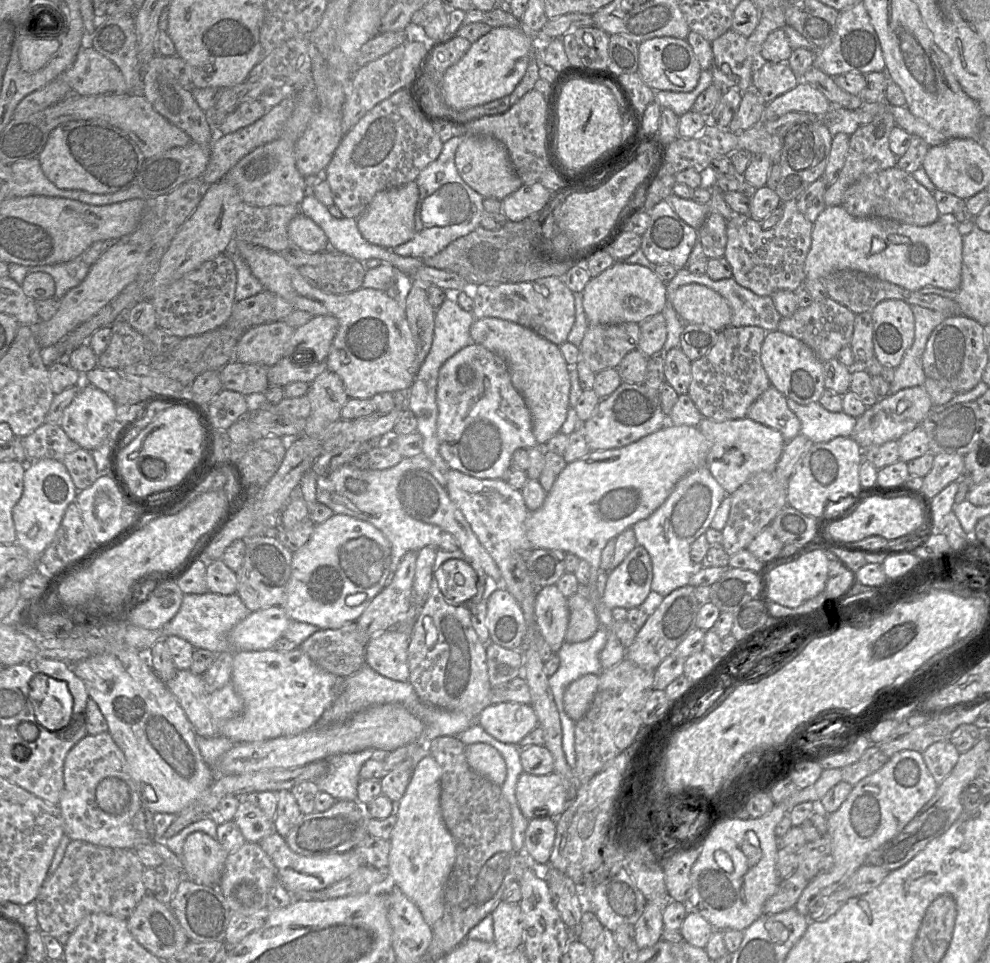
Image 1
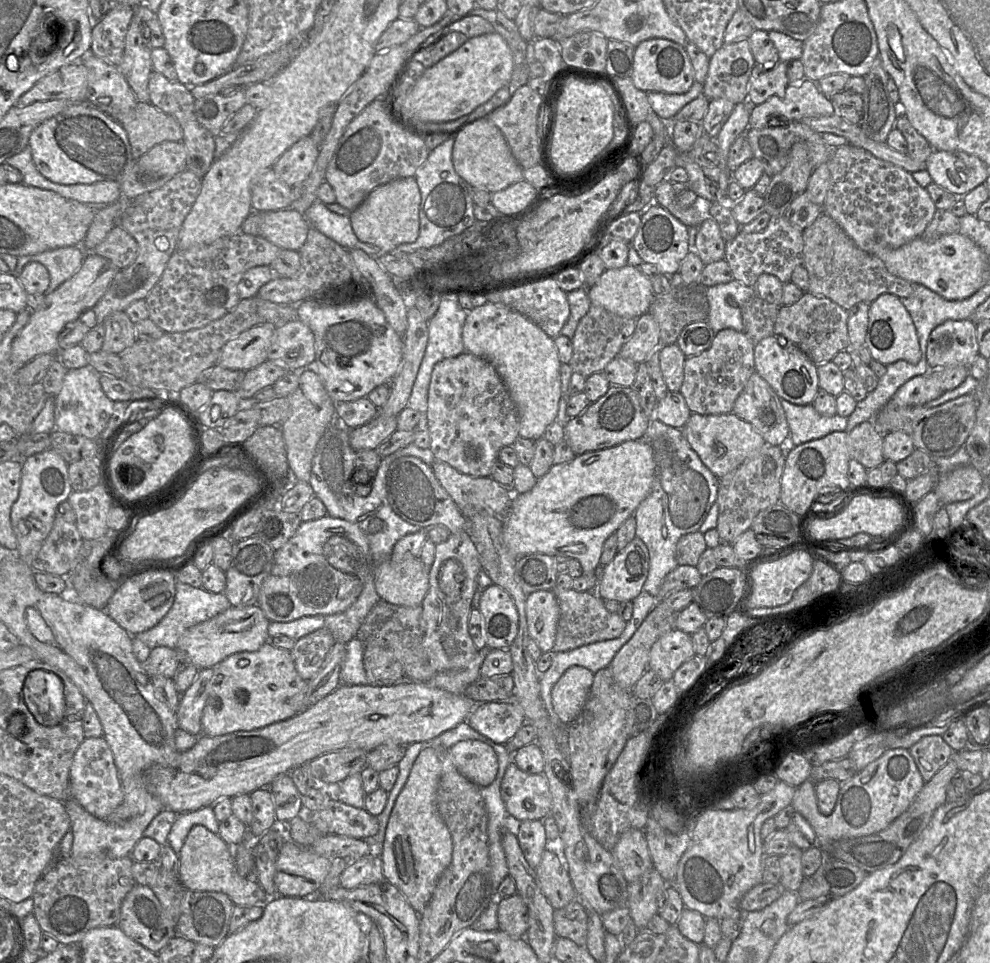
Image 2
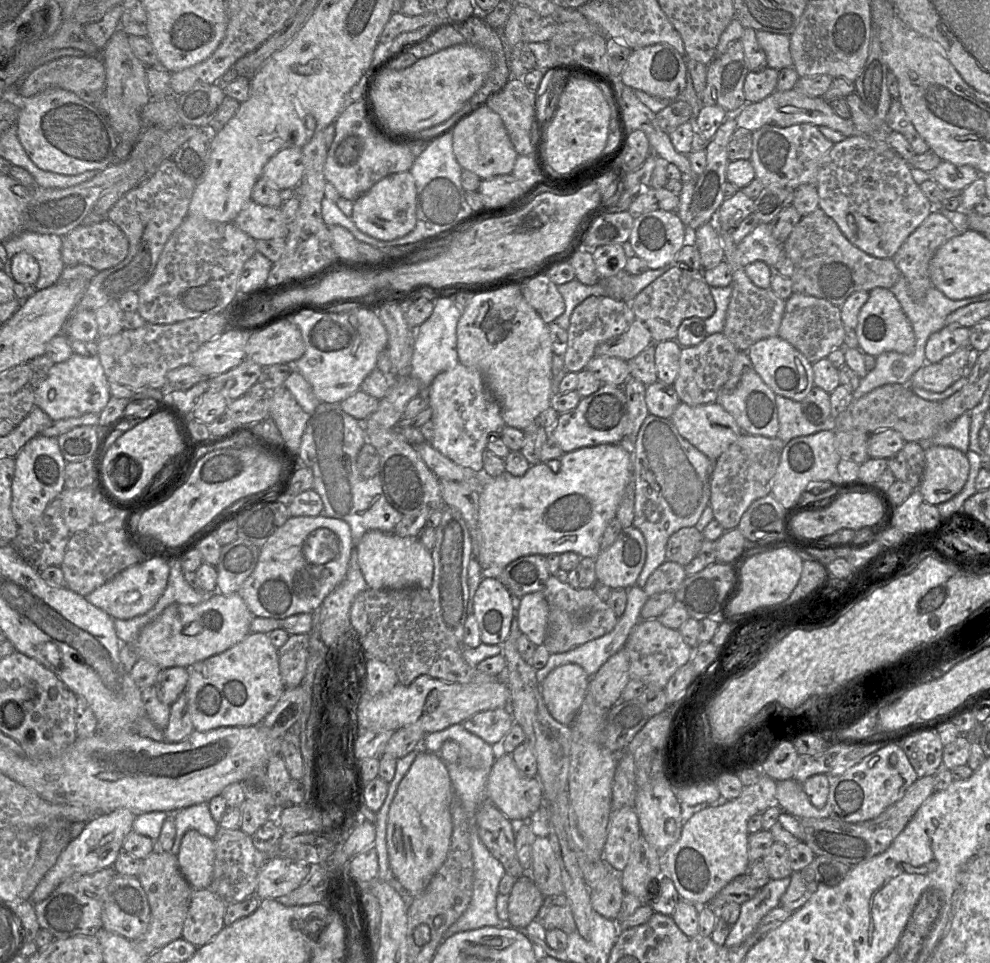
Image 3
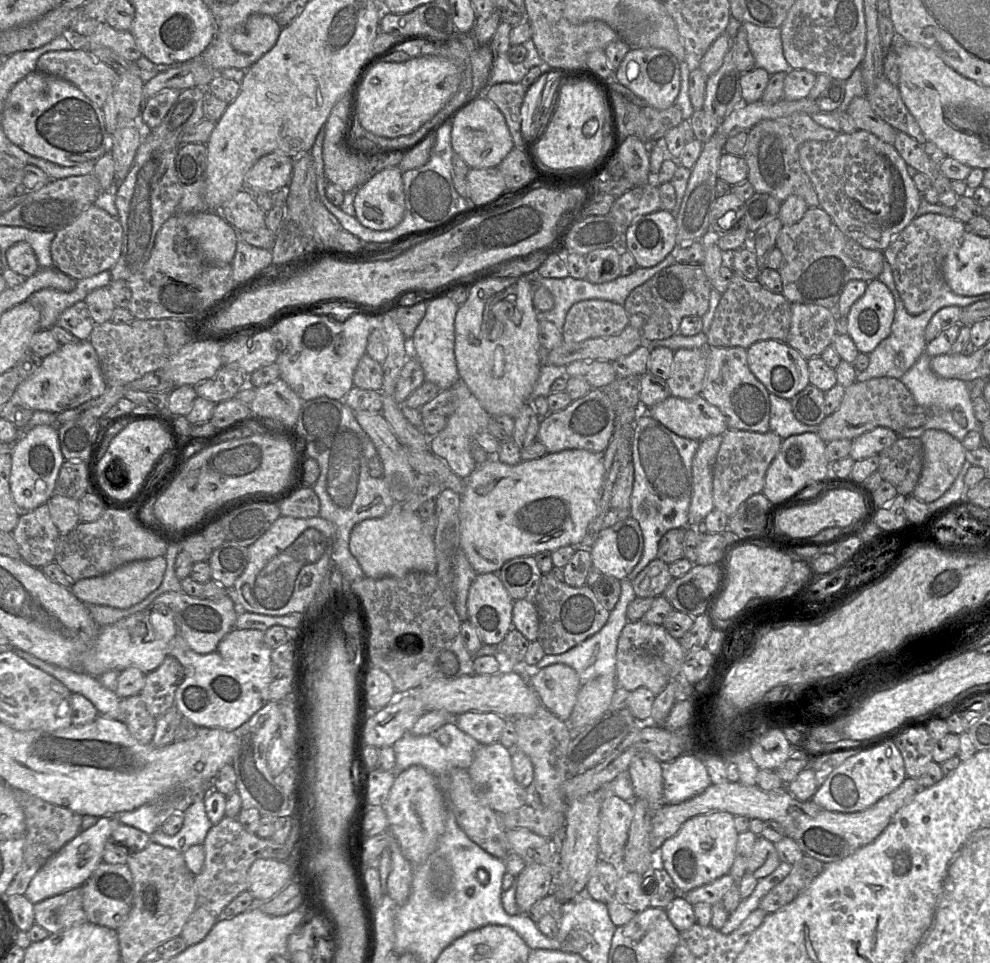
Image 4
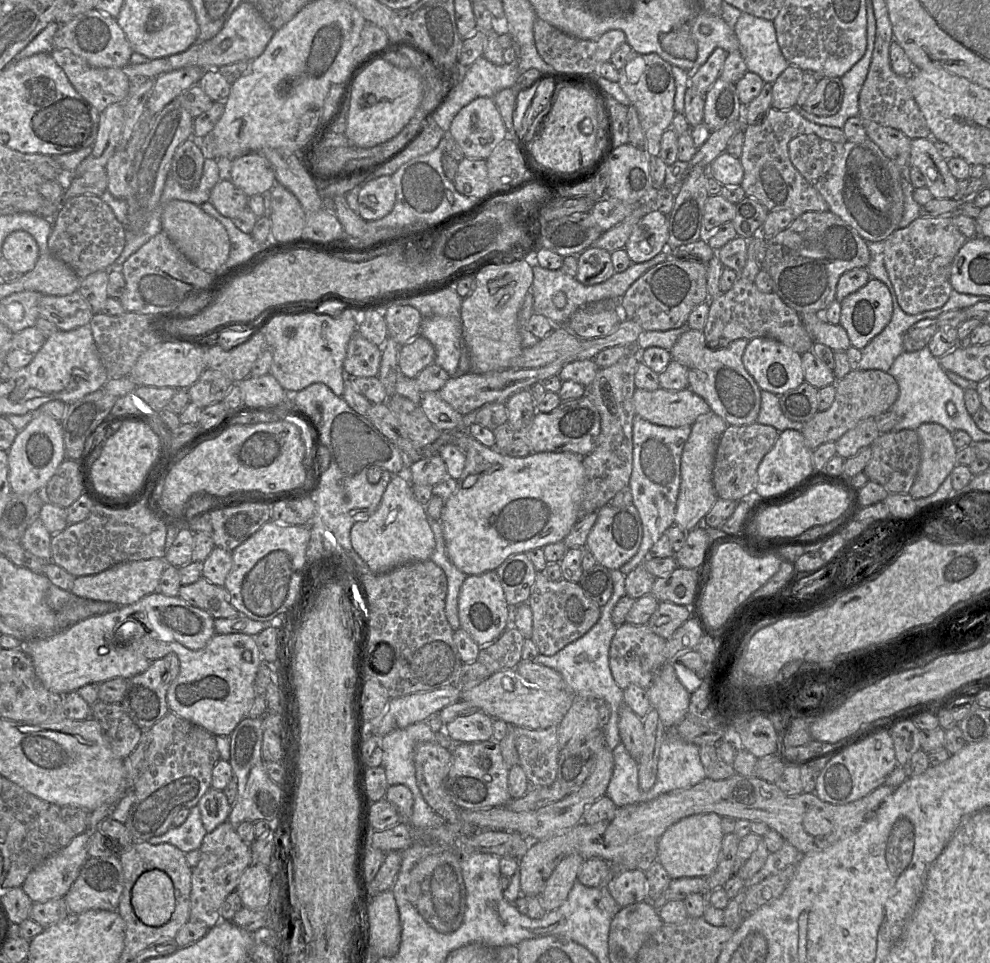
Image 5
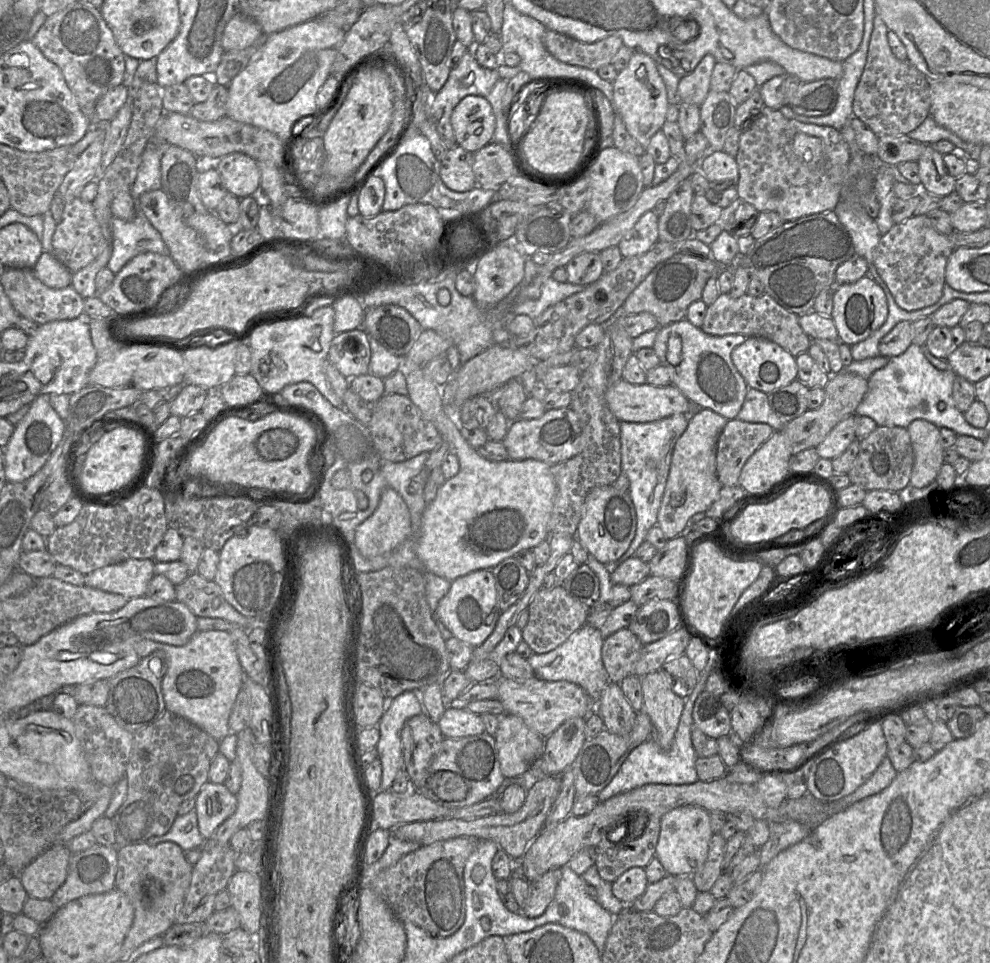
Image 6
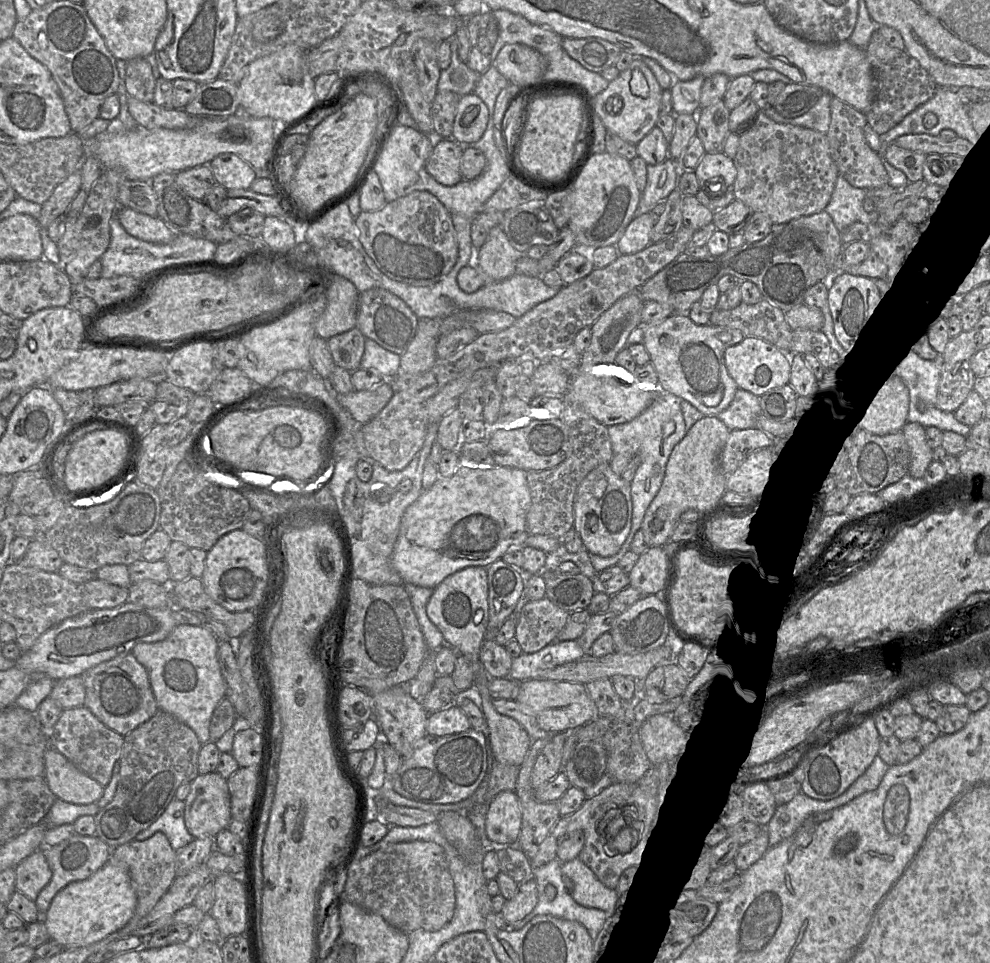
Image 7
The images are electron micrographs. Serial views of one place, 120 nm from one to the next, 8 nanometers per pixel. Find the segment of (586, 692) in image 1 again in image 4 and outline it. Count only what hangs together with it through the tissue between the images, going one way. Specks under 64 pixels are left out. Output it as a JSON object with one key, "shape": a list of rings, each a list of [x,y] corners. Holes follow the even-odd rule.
{"shape":[[[565,664],[536,670],[530,668],[529,684],[542,705],[560,720],[567,722],[582,683],[576,671]]]}

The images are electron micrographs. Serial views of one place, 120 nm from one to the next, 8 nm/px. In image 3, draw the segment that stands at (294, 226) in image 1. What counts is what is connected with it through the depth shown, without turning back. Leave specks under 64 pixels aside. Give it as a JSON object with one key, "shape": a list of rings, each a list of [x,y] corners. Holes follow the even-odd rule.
{"shape":[[[249,201],[232,222],[255,240],[286,239],[289,229],[280,208]]]}

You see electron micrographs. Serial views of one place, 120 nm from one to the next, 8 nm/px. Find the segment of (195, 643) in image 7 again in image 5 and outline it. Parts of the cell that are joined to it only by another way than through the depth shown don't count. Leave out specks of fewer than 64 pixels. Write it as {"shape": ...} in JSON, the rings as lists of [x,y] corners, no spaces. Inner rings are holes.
{"shape":[[[132,622],[125,623],[116,631],[116,639],[112,644],[123,644],[133,647],[138,653],[145,656],[150,661],[161,659],[170,653],[177,655],[180,661],[180,672],[171,683],[167,691],[167,703],[169,710],[179,717],[198,725],[214,736],[229,736],[236,726],[248,716],[248,712],[255,696],[255,680],[261,663],[261,652],[251,635],[242,633],[215,634],[208,644],[200,650],[190,650],[177,641],[164,642],[157,638],[152,638],[149,633],[141,635],[141,631],[133,629],[132,637],[128,642],[123,642],[119,633]]]}

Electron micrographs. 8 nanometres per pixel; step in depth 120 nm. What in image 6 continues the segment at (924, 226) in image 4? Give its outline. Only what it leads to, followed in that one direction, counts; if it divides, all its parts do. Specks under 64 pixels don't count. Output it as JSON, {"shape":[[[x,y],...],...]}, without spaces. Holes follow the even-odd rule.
{"shape":[[[924,214],[895,224],[881,237],[874,265],[896,304],[903,310],[916,311],[934,305],[942,297],[946,266],[955,249],[948,235],[937,231]]]}

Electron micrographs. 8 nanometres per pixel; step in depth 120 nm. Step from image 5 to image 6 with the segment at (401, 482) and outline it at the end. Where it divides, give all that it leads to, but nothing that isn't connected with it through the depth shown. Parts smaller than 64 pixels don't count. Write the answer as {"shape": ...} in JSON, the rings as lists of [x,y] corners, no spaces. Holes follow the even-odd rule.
{"shape":[[[392,488],[382,491],[379,504],[371,516],[355,530],[355,545],[366,558],[372,558],[393,550],[411,533],[411,515],[403,498]]]}

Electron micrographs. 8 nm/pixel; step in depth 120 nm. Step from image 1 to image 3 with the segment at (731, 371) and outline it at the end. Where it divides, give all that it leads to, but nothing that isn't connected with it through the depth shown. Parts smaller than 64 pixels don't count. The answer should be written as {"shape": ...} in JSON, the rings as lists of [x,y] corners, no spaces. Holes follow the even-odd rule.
{"shape":[[[722,332],[708,335],[698,345],[682,347],[678,375],[672,385],[680,401],[690,406],[715,403],[719,390],[729,378],[738,351]]]}

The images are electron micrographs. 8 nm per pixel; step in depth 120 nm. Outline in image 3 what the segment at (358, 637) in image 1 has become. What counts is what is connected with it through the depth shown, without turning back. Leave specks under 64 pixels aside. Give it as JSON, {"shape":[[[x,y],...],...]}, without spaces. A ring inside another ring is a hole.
{"shape":[[[291,634],[278,648],[279,670],[286,689],[297,686],[306,672],[309,635]]]}

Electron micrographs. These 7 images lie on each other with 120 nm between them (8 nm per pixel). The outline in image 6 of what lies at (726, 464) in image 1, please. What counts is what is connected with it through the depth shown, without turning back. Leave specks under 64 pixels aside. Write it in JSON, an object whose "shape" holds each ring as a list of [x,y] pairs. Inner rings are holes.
{"shape":[[[624,379],[609,387],[605,393],[608,408],[619,421],[646,423],[661,420],[675,414],[687,415],[692,402],[675,386],[631,384]]]}

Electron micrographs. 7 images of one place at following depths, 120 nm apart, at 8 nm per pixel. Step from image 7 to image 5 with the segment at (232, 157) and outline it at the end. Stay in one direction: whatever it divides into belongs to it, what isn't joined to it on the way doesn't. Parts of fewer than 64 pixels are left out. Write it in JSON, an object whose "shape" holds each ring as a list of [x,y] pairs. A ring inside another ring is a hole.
{"shape":[[[247,153],[232,160],[225,169],[225,178],[248,198],[262,195],[276,184],[270,162],[260,153]]]}

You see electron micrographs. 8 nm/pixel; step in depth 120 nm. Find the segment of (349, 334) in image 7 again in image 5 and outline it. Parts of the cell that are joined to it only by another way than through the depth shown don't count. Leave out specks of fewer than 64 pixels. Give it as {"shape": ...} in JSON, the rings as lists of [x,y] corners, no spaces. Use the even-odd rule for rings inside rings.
{"shape":[[[358,331],[351,337],[343,363],[346,379],[378,376],[381,362],[380,348],[365,339]]]}

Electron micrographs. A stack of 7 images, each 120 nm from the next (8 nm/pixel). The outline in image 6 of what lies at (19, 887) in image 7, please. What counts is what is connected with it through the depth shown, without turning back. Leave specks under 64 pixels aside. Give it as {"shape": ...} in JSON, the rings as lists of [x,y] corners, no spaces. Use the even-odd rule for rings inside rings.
{"shape":[[[55,844],[25,867],[18,877],[27,895],[51,900],[67,878],[70,856],[66,844]]]}

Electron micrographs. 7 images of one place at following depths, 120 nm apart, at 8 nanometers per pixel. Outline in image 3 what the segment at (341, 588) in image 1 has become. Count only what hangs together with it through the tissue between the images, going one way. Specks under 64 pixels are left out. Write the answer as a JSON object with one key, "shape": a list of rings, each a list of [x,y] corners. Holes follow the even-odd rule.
{"shape":[[[291,516],[260,548],[257,565],[237,592],[255,617],[284,619],[298,613],[312,613],[344,579],[353,550],[350,526],[341,519]]]}

